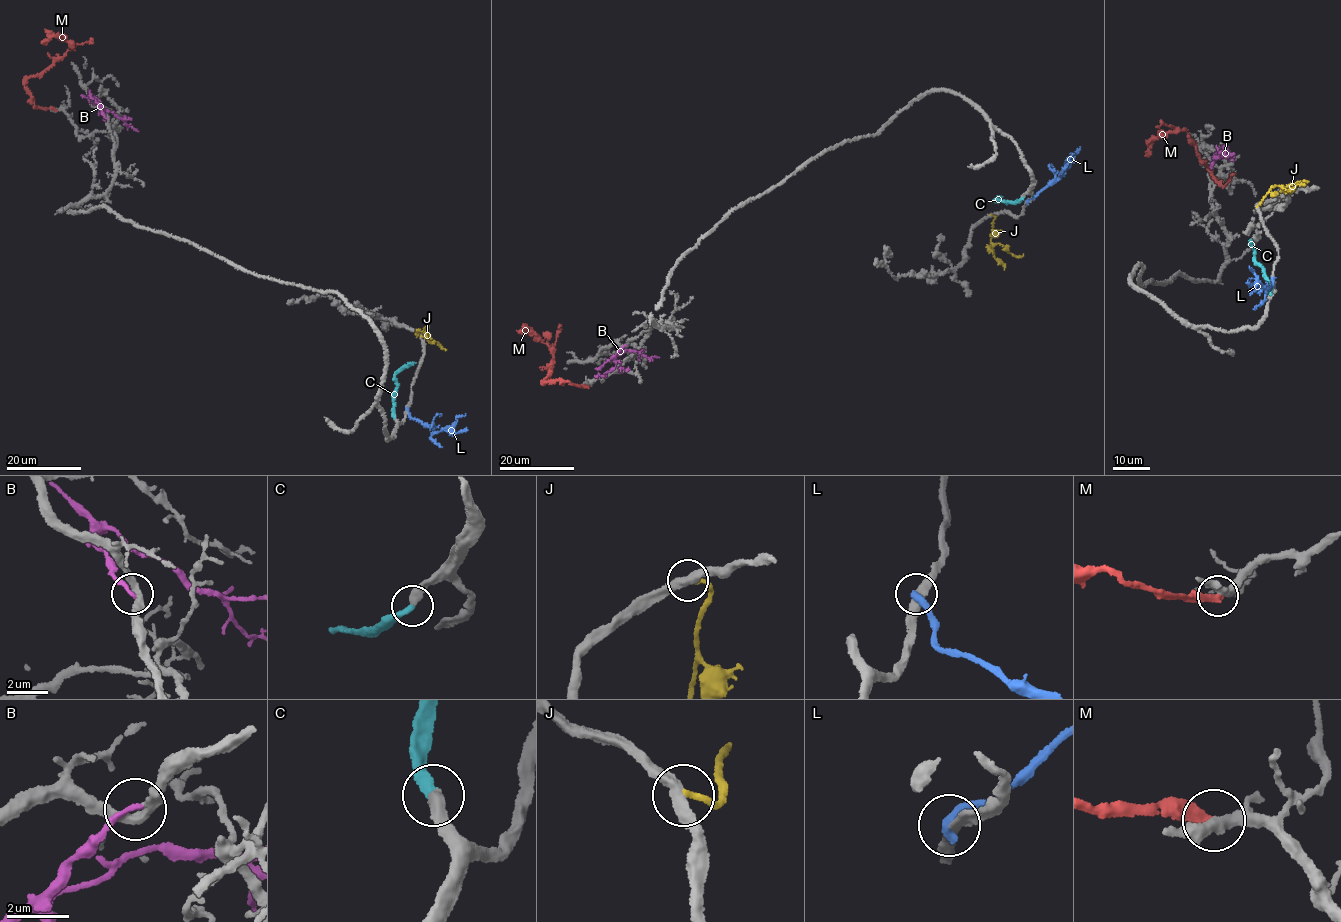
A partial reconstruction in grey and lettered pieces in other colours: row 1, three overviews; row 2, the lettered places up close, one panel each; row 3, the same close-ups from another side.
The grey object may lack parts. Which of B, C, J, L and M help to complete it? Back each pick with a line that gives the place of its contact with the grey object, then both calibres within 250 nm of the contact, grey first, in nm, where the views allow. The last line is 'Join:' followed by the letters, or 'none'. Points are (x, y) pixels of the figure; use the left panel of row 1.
B: contact (106, 118); calibres 280 and 180 nm
C: contact (394, 416); calibres 440 and 320 nm
Join: B, C

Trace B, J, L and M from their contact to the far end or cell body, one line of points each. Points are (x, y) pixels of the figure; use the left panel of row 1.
B: (106, 118), (101, 106), (124, 119), (137, 132)
J: (422, 336), (426, 337), (427, 329), (430, 341), (446, 351)
L: (406, 408), (410, 417), (436, 432), (449, 428), (456, 433), (467, 430)
M: (56, 109), (35, 107), (25, 83), (30, 76), (45, 69), (71, 47), (69, 42), (57, 36), (40, 42)

